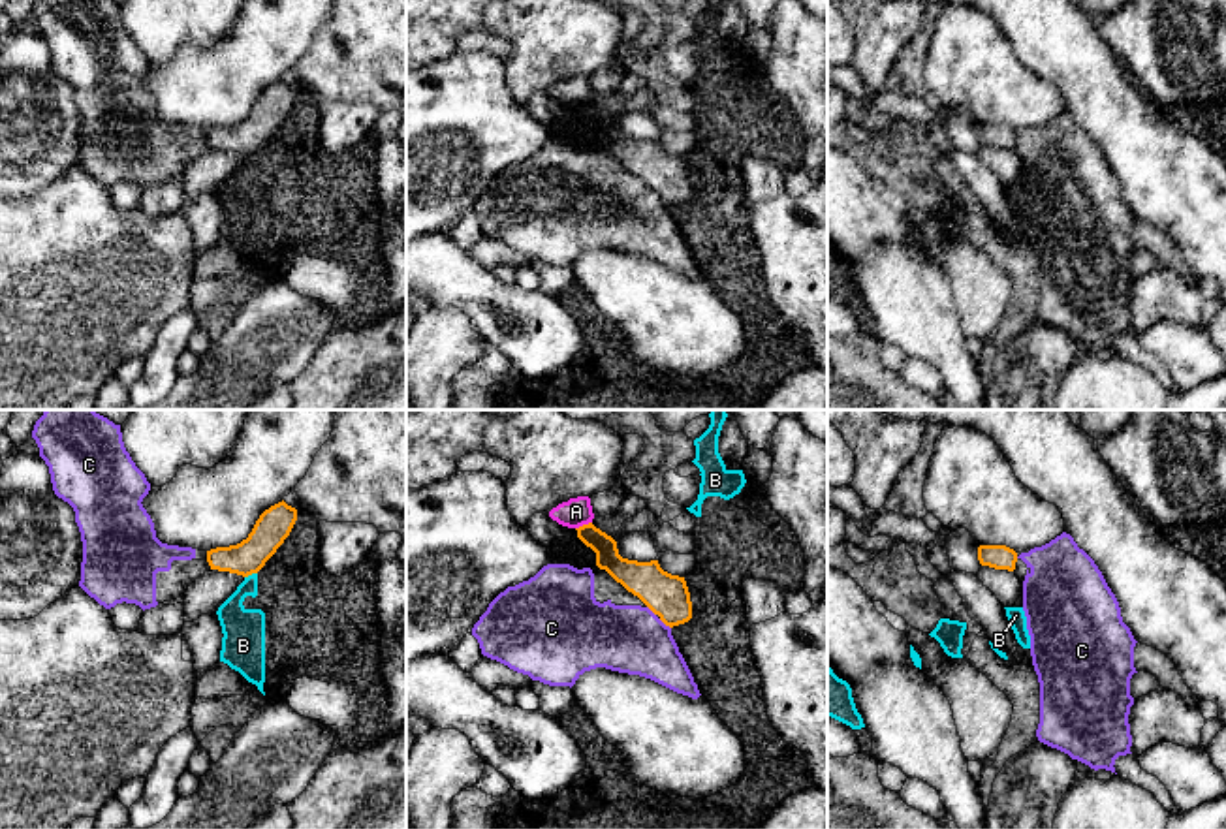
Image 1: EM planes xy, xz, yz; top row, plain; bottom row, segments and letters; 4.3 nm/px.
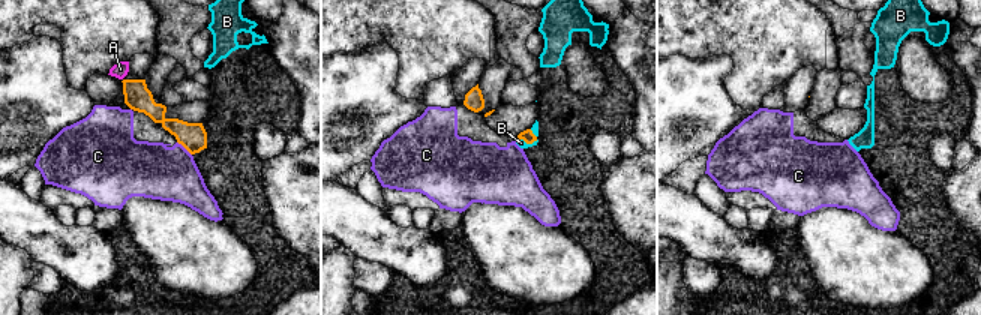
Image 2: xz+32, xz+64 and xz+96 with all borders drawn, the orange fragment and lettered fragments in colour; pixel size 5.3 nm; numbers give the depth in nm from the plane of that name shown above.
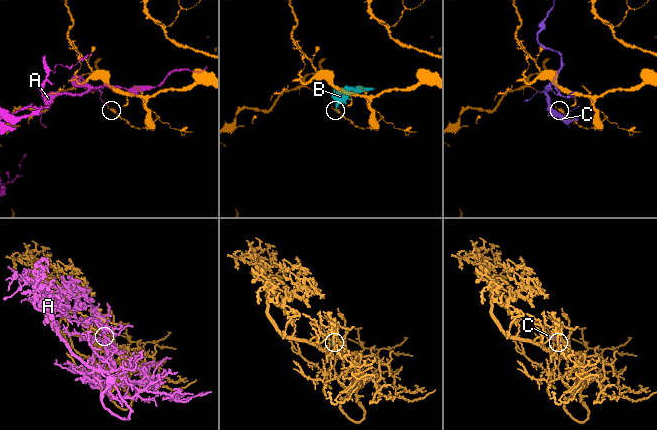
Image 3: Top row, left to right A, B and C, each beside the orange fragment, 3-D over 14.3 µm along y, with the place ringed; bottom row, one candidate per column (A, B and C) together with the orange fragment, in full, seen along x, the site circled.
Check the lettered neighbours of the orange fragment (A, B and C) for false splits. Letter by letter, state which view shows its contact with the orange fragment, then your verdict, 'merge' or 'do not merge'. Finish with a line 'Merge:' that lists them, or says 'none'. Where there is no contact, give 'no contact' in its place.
A: xz | do not merge
B: xy | do not merge
C: xz | do not merge
Merge: none

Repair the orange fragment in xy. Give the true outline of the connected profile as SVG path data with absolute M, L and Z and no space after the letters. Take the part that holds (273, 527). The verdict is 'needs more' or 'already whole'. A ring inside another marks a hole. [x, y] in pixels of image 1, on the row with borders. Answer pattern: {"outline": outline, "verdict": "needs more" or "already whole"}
{"outline": "M284 500L265 509L246 540L229 547L207 551L211 570L243 577L258 573L290 536L297 521L297 509Z", "verdict": "already whole"}

